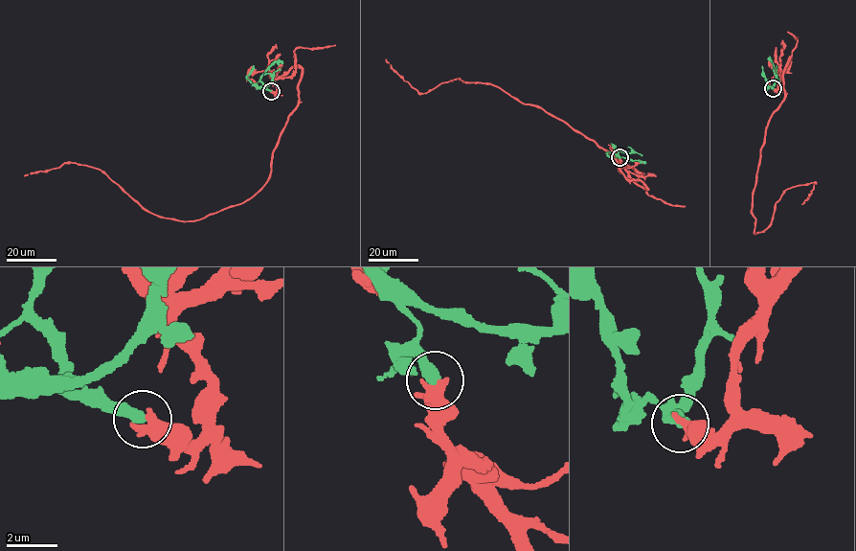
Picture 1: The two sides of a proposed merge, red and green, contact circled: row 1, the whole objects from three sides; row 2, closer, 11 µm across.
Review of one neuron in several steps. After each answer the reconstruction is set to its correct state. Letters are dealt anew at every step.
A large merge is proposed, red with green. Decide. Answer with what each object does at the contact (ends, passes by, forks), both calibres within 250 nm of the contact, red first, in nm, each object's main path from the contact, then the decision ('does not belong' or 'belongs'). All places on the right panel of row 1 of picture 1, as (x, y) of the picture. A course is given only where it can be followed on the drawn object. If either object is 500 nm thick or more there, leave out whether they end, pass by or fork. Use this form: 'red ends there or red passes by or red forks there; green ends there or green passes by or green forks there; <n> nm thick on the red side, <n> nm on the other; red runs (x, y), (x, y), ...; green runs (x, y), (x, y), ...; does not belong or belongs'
red passes by; green ends there; 320 nm thick on the red side, 440 nm on the other; red runs (773, 88), (789, 57), (784, 97), (760, 151), (754, 234), (770, 226), (786, 190), (815, 183), (801, 204); green runs (773, 88), (776, 76), (768, 57); does not belong

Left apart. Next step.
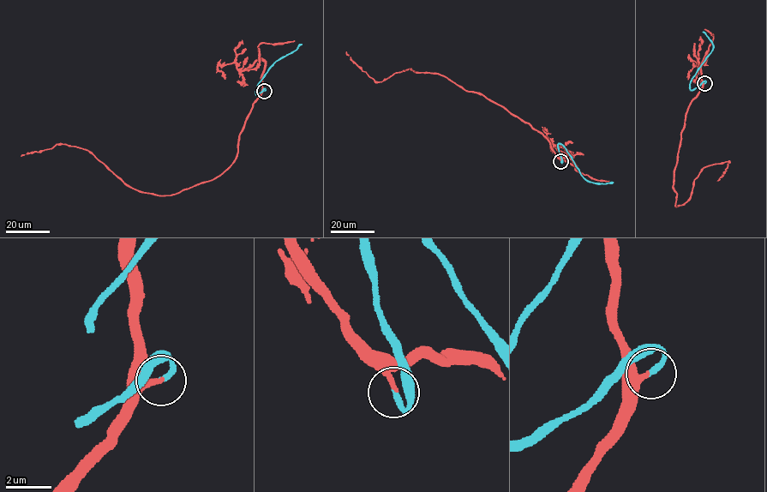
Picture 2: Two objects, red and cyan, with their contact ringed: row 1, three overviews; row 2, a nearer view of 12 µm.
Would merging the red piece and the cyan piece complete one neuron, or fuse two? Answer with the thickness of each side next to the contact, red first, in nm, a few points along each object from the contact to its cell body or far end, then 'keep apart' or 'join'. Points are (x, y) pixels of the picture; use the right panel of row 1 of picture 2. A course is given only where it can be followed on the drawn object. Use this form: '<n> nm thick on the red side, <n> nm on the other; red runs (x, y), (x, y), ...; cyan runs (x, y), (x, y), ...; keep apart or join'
200 nm thick on the red side, 240 nm on the other; red runs (704, 83), (688, 110), (681, 134), (674, 179), (676, 206), (690, 200), (704, 168), (728, 162), (717, 181); cyan runs (704, 83), (702, 81), (696, 88), (690, 89), (690, 81), (713, 46), (703, 32); join

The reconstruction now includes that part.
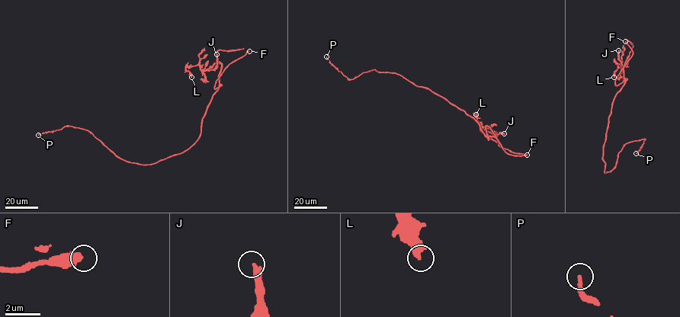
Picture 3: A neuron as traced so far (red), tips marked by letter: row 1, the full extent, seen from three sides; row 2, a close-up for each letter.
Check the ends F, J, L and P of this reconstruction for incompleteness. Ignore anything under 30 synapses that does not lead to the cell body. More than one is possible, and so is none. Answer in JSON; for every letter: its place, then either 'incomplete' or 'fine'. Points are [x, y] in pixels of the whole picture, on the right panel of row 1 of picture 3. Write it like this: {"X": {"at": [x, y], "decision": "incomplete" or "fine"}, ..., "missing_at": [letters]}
{"F": {"at": [625, 41], "decision": "incomplete"}, "J": {"at": [618, 50], "decision": "fine"}, "L": {"at": [614, 77], "decision": "fine"}, "P": {"at": [636, 153], "decision": "fine"}, "missing_at": ["F"]}

